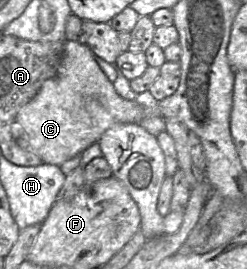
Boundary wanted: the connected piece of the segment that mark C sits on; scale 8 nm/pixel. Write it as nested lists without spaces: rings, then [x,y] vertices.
[[[67,40],[57,73],[46,80],[35,96],[22,106],[16,116],[28,135],[28,151],[44,163],[61,166],[81,154],[102,134],[118,123],[140,123],[145,117],[143,107],[135,100],[122,98],[85,44]]]

